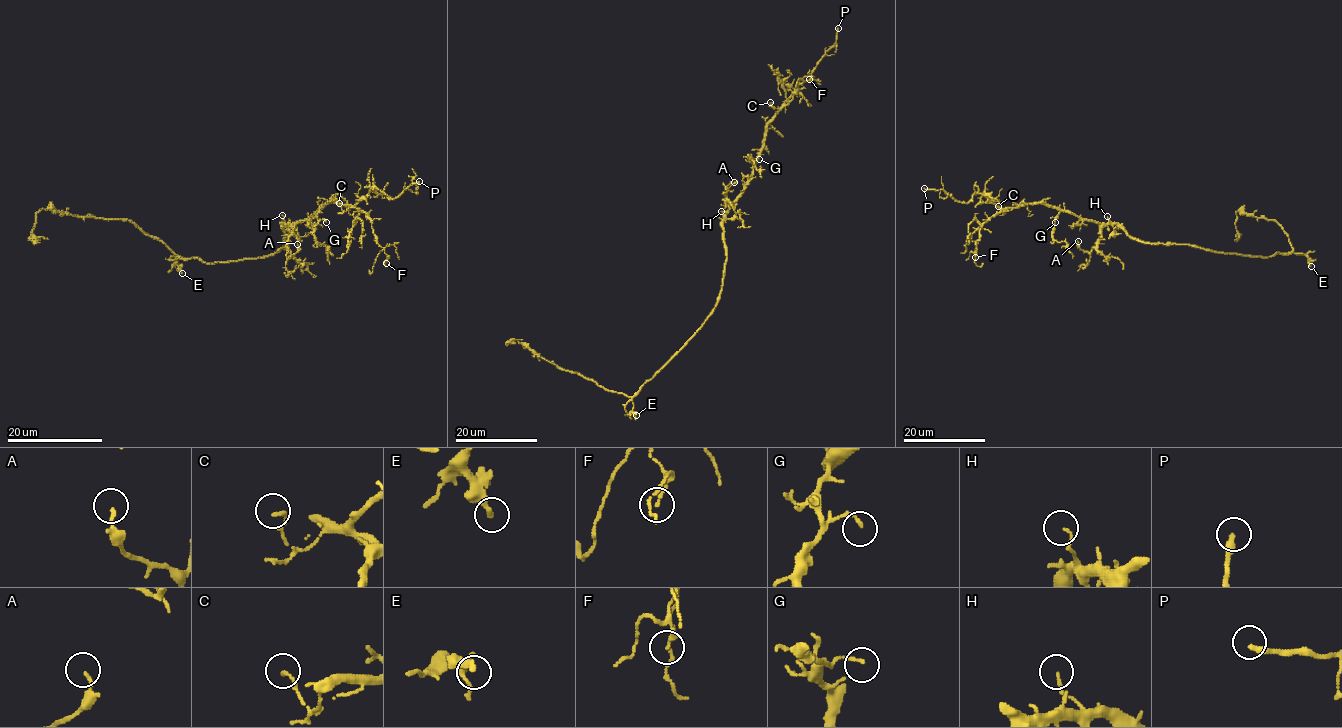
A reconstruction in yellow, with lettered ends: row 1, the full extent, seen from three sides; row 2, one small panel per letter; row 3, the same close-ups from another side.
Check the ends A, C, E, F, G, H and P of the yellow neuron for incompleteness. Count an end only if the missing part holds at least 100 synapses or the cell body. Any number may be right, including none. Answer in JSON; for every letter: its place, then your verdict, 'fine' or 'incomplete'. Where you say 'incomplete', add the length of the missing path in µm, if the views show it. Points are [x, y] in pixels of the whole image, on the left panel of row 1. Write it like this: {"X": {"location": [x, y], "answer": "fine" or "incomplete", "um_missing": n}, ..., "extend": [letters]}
{"A": {"location": [297, 244], "answer": "fine"}, "C": {"location": [339, 203], "answer": "fine"}, "E": {"location": [182, 273], "answer": "fine"}, "F": {"location": [386, 263], "answer": "fine"}, "G": {"location": [326, 222], "answer": "fine"}, "H": {"location": [282, 215], "answer": "fine"}, "P": {"location": [419, 181], "answer": "incomplete", "um_missing": 45}, "extend": ["P"]}

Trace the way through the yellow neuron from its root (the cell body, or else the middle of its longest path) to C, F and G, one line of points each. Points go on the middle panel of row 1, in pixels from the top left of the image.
C: (721, 287), (726, 259), (723, 216), (750, 175), (752, 163), (763, 145), (765, 126), (778, 110), (770, 102)
F: (721, 287), (726, 259), (723, 216), (751, 173), (765, 126), (792, 98), (797, 86), (809, 79)
G: (721, 287), (726, 259), (723, 216), (750, 175), (751, 160), (759, 159)

